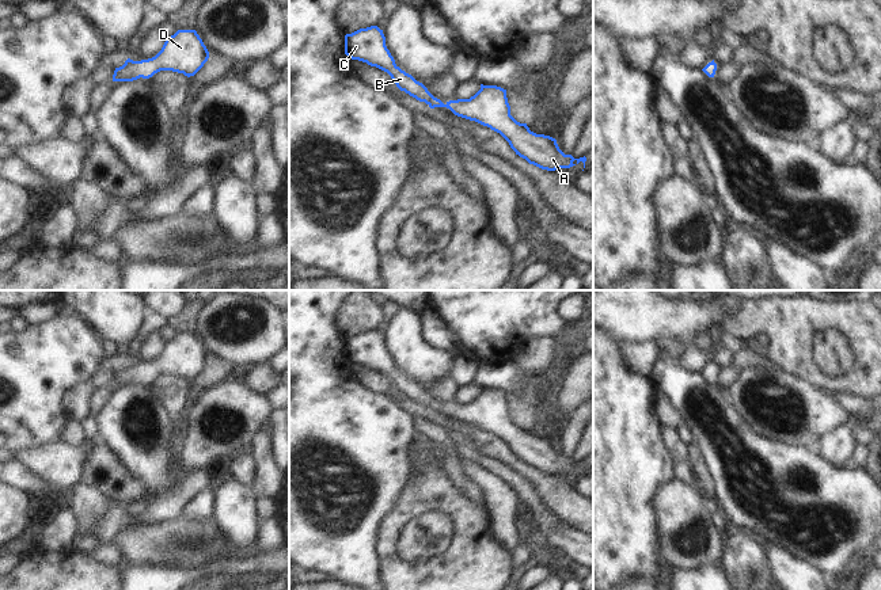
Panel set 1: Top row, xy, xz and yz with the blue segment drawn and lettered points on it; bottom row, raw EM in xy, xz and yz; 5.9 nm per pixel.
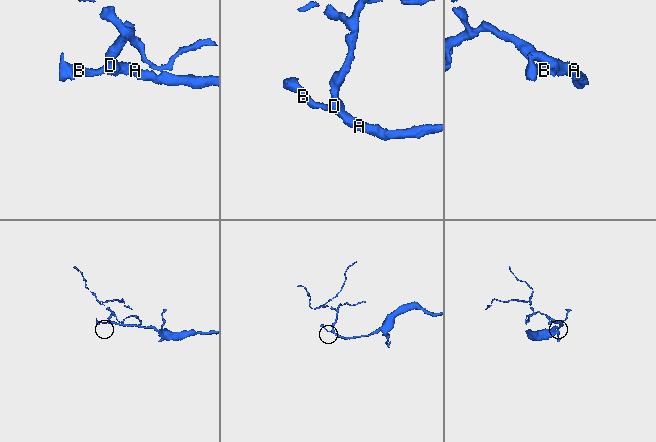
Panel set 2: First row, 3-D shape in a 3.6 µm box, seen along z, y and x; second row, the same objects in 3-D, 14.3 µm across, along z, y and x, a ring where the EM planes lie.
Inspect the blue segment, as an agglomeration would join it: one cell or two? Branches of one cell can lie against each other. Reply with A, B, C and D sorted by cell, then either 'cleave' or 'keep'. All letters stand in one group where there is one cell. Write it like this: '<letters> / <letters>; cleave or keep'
A B C D; keep

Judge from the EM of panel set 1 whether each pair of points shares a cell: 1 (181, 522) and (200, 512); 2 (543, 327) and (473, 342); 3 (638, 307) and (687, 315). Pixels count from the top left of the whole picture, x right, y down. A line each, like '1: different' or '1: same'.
1: different
2: same
3: same

